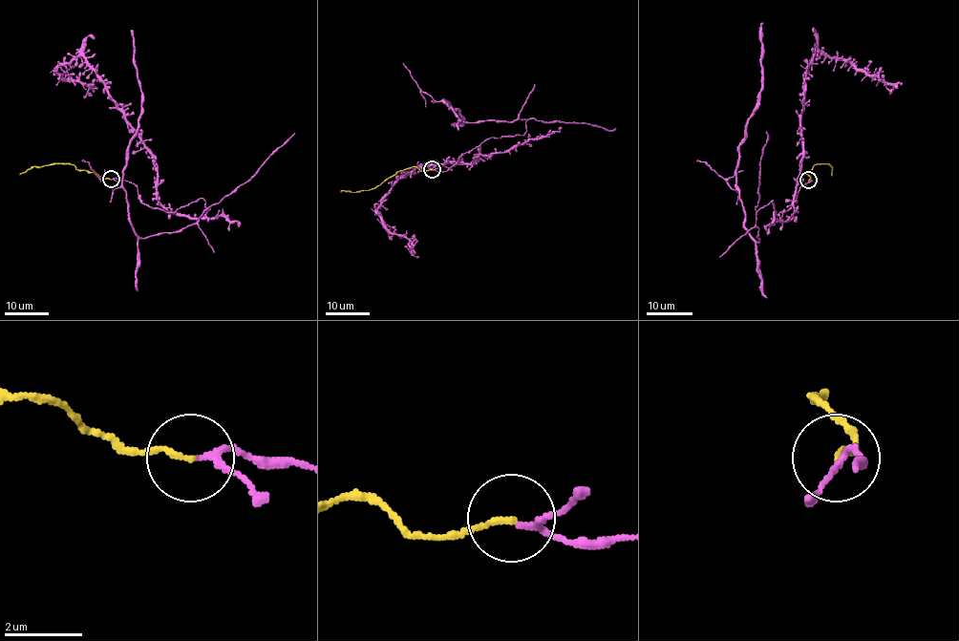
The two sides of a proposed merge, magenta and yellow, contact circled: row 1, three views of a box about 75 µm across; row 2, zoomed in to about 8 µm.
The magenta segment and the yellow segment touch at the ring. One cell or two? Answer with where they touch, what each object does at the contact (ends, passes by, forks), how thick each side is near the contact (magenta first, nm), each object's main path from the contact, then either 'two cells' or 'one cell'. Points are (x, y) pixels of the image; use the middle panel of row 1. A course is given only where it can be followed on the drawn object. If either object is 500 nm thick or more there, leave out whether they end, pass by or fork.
place (432, 169); magenta passes by; yellow ends; calibres 120 and 140 nm; course magenta (432, 169), (445, 171), (487, 139), (526, 131), (525, 119), (466, 122), (443, 101), (462, 119), (451, 125); course yellow (432, 169), (422, 171), (416, 167), (409, 167), (369, 190), (341, 191); one cell

